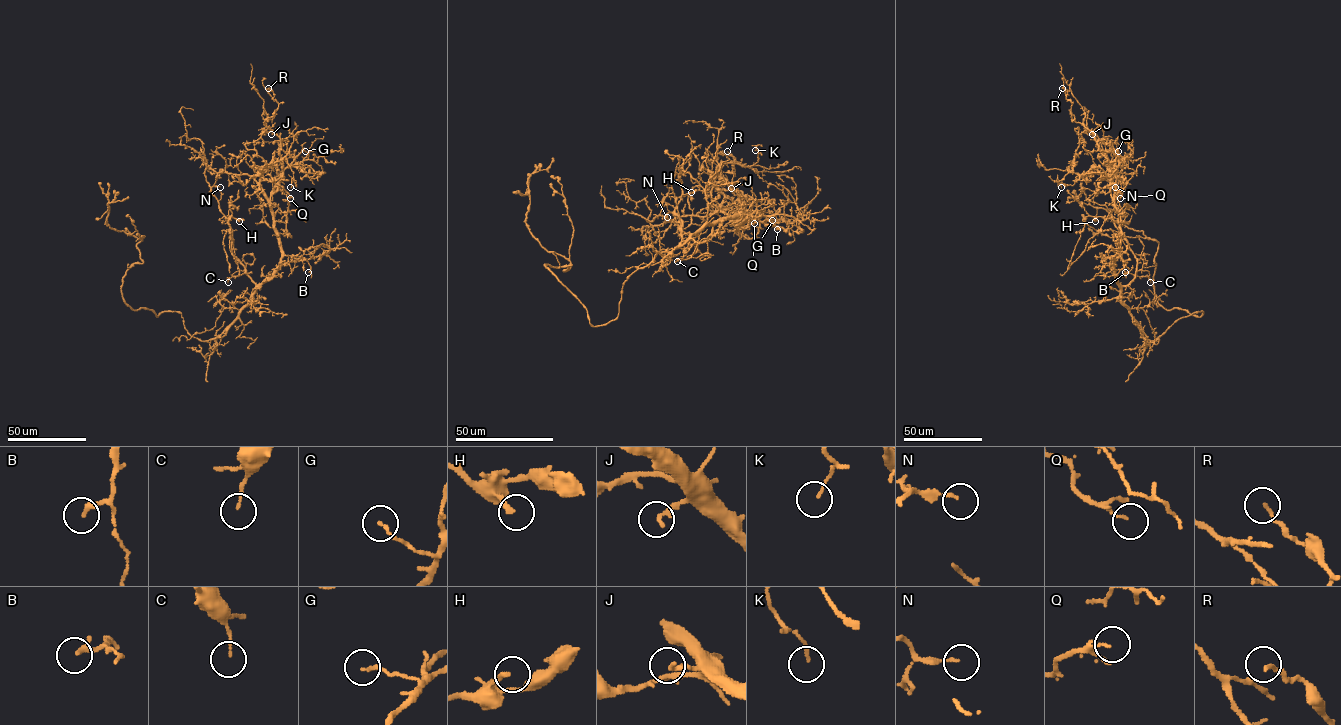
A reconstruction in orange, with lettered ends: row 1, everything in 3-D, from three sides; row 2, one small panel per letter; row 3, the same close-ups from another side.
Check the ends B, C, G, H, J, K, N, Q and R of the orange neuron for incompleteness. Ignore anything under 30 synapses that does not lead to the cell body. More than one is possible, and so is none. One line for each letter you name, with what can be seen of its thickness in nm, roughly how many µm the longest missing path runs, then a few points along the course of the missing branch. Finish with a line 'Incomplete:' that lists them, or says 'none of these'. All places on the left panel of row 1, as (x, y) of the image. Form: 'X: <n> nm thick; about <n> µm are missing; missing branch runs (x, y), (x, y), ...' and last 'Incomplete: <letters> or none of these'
Incomplete: none of these

